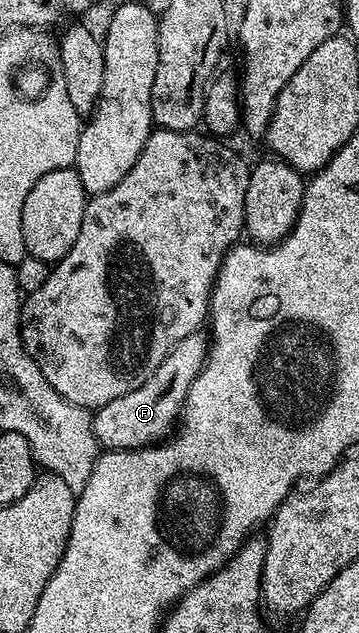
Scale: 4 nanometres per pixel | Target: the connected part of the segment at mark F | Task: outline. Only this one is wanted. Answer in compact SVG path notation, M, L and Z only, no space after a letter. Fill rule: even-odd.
M205 333L184 336L180 344L166 353L160 368L156 368L156 372L152 372L152 376L148 376L148 380L144 380L140 388L132 388L128 396L119 396L117 400L93 411L94 435L99 447L103 451L140 450L171 437L180 418L180 388L188 387L192 380L196 380L206 362L207 353L208 338Z

